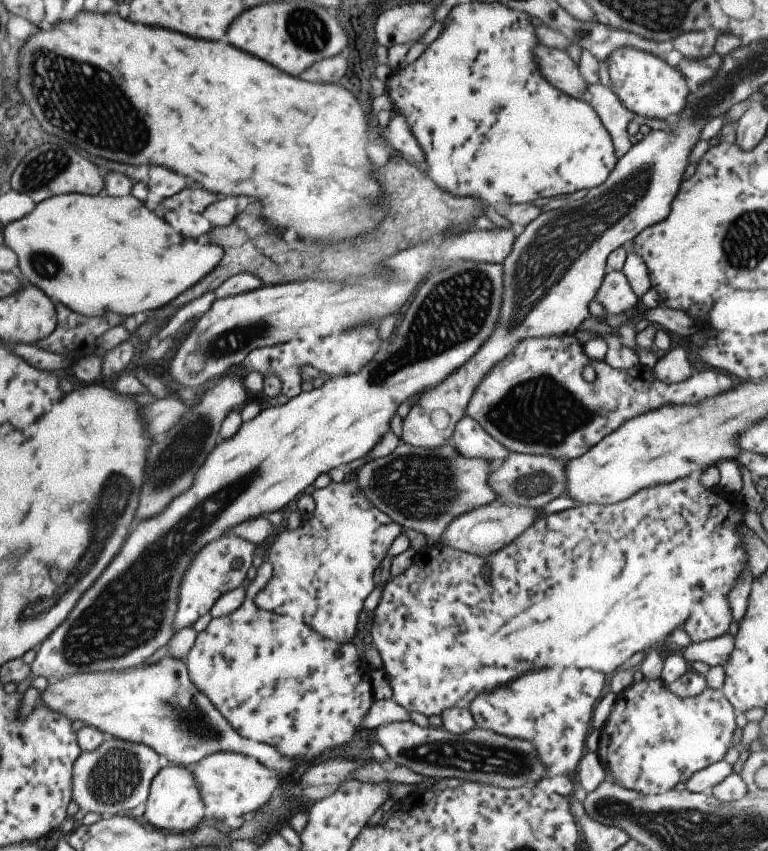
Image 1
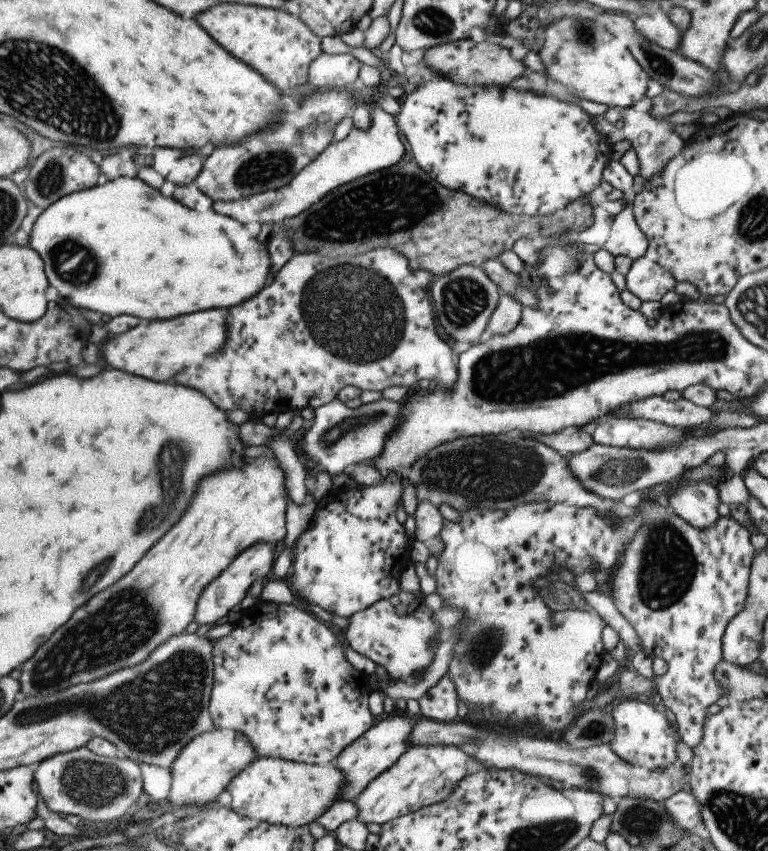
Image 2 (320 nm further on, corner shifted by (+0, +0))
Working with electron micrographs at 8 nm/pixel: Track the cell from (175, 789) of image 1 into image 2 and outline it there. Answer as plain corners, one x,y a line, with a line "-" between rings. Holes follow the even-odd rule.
213,729
193,738
171,762
171,780
166,803
172,806
193,805
204,807
220,797
229,780
237,776
249,762
255,760
251,742
235,731

